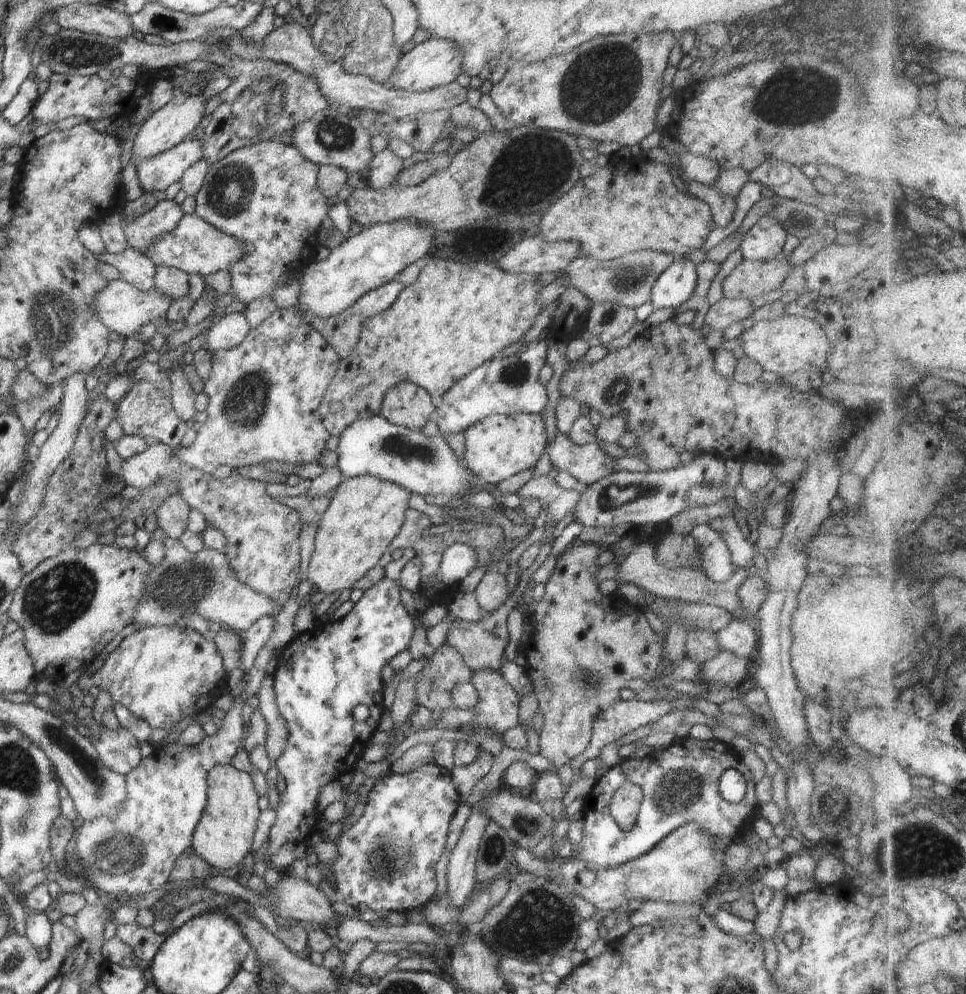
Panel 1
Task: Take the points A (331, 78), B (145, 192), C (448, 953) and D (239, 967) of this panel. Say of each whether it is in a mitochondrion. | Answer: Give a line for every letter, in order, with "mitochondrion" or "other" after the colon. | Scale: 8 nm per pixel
A: other
B: other
C: other
D: other

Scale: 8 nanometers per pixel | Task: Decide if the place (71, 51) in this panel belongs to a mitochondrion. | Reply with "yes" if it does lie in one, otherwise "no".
yes

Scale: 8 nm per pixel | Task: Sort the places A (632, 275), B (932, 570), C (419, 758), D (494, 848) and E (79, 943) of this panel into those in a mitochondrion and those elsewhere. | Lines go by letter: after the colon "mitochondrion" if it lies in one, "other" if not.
A: mitochondrion
B: other
C: other
D: mitochondrion
E: other

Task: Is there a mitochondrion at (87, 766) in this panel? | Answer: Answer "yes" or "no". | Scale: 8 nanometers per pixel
yes

